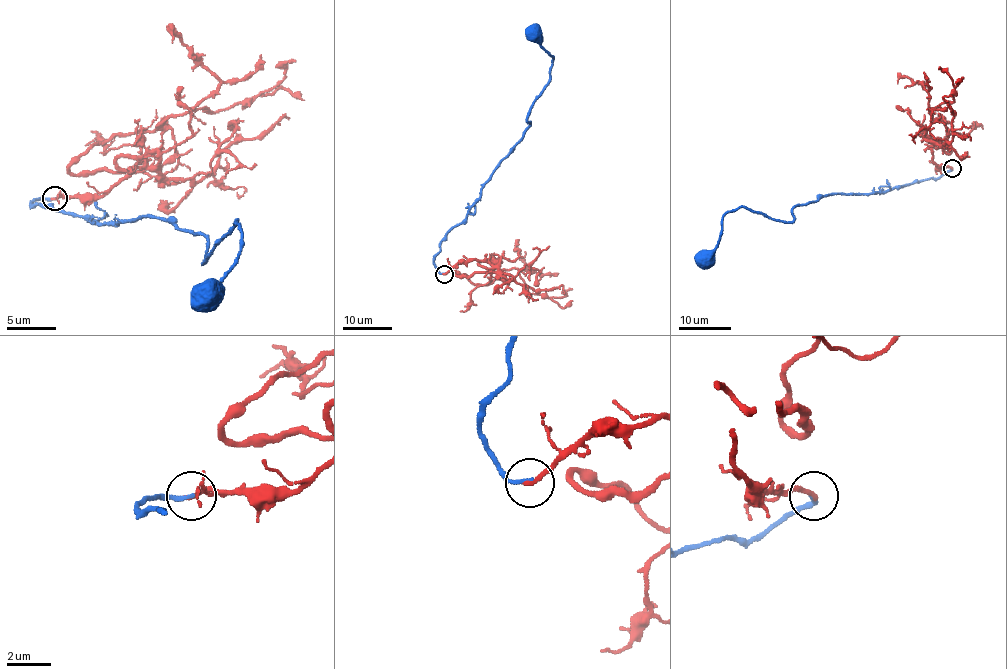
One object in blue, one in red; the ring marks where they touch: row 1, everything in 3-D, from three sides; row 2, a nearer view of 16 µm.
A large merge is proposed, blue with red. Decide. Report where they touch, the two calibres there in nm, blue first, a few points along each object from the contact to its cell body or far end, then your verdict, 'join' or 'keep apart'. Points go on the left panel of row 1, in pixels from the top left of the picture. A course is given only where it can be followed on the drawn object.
place (55, 198); calibres 160 and 240 nm; course blue (53, 199), (30, 203), (116, 225), (163, 217), (207, 240), (204, 263), (234, 218), (238, 263), (205, 295); course red (55, 199), (108, 192), (140, 168), (159, 175), (175, 153), (160, 124), (248, 103), (295, 59); join

